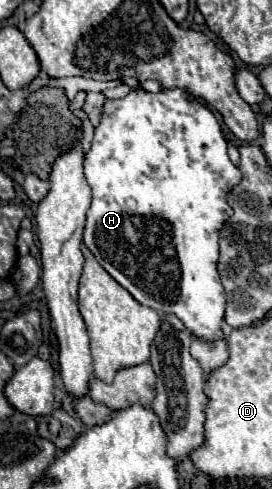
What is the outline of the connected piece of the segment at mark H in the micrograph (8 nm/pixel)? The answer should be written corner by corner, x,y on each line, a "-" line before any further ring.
133,88
125,98
121,100
105,100
101,122
95,128
95,136
91,142
89,152
85,154
85,178
91,186
93,200
91,208
87,210
87,224
85,224
85,236
83,242
95,256
95,260
143,306
149,306
161,314
175,314
183,320
187,330
203,340
217,340
223,338
223,312
225,312
225,290
219,280
217,272
217,260
219,260
219,234
225,222
231,218
231,206
227,204
227,194
233,190
233,186
239,184
241,172
231,164
227,156
227,142
223,138
221,126
213,112
199,100
189,98
189,94
181,88
169,88
161,90
157,94
151,94
147,90

